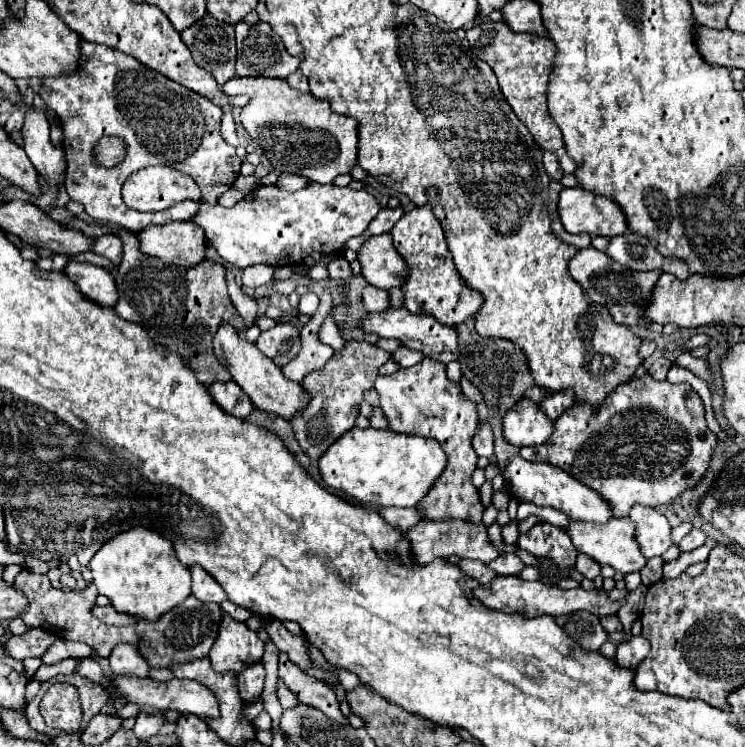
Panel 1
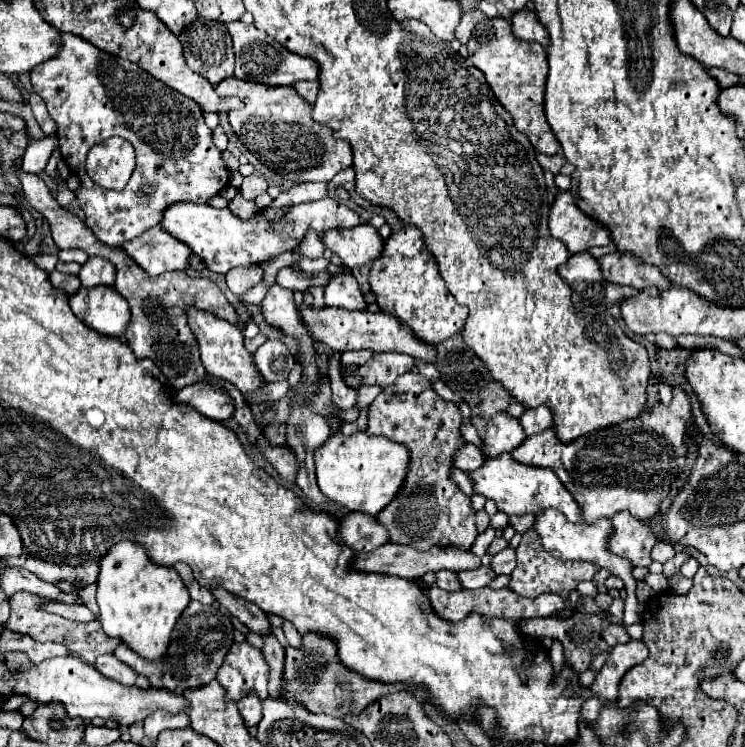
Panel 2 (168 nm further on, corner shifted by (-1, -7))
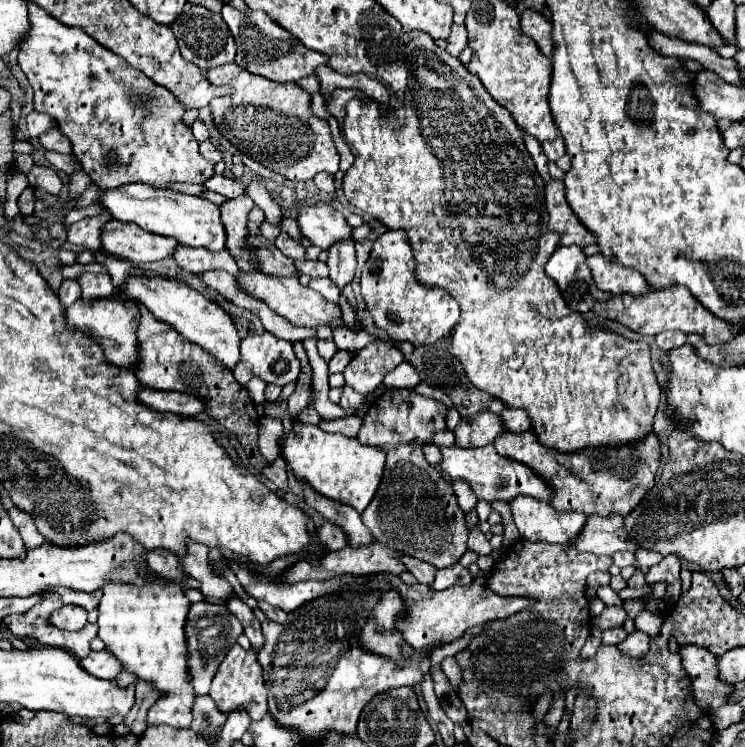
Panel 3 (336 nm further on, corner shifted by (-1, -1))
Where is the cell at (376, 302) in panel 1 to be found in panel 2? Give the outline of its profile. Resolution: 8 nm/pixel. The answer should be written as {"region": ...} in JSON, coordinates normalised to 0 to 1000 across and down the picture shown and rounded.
{"region":[[[462,357],[459,365],[448,368],[440,384],[435,387],[435,403],[440,411],[456,411],[467,416],[491,416],[494,406],[481,387],[481,379],[475,376],[467,357]]]}

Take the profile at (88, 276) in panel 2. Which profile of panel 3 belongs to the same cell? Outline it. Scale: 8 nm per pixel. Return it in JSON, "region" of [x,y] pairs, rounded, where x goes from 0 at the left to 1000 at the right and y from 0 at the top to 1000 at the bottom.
{"region":[[[110,365],[105,379],[110,384],[113,403],[145,400],[153,395],[153,382],[150,382],[145,365]]]}

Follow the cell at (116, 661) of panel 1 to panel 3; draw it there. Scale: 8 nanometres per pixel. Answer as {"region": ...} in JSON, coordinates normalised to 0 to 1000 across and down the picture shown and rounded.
{"region":[[[121,871],[121,877],[107,882],[105,888],[107,893],[113,893],[113,898],[118,898],[132,909],[153,909],[164,898],[161,888],[156,888],[156,880],[145,877],[145,871],[134,871],[134,874]]]}

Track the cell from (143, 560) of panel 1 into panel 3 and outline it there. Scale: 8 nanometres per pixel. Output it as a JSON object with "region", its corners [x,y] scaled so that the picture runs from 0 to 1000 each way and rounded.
{"region":[[[145,780],[132,810],[132,853],[140,858],[142,871],[148,871],[164,890],[166,898],[180,901],[185,909],[201,912],[204,920],[220,930],[199,952],[199,971],[228,971],[234,976],[252,976],[258,968],[258,944],[266,933],[258,920],[258,906],[252,901],[252,863],[247,834],[255,815],[255,805],[244,786],[161,786],[161,780]]]}

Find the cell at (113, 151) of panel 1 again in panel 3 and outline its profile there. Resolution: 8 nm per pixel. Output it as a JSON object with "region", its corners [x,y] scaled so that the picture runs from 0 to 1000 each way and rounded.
{"region":[[[164,248],[153,256],[142,256],[142,266],[132,266],[132,272],[150,285],[153,293],[166,299],[183,299],[193,309],[234,317],[239,325],[252,331],[277,331],[279,336],[298,336],[303,333],[303,309],[295,299],[293,274],[260,264],[236,258],[228,253],[204,253],[193,248],[193,266],[188,248]]]}

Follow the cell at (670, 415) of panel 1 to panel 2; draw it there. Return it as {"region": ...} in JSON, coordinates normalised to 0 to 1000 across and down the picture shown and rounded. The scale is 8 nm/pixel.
{"region":[[[910,515],[902,518],[902,529],[905,531],[902,531],[899,542],[881,539],[878,545],[862,548],[851,561],[843,561],[843,564],[835,564],[830,569],[795,577],[795,580],[789,580],[784,585],[776,585],[773,590],[765,590],[765,593],[754,593],[746,585],[746,574],[738,572],[730,580],[709,585],[709,590],[703,590],[703,596],[698,596],[698,601],[693,601],[693,606],[685,606],[685,609],[695,620],[703,620],[703,622],[738,625],[749,636],[749,641],[757,647],[757,652],[768,660],[773,673],[779,676],[781,687],[784,687],[781,695],[787,700],[803,697],[808,692],[819,695],[838,681],[846,684],[851,692],[862,695],[862,697],[875,695],[886,684],[889,668],[894,668],[899,663],[902,647],[907,644],[910,633],[918,628],[921,614],[923,614],[921,590],[929,588],[926,580],[923,580],[923,572],[929,572],[929,566],[932,566],[926,531]]]}

